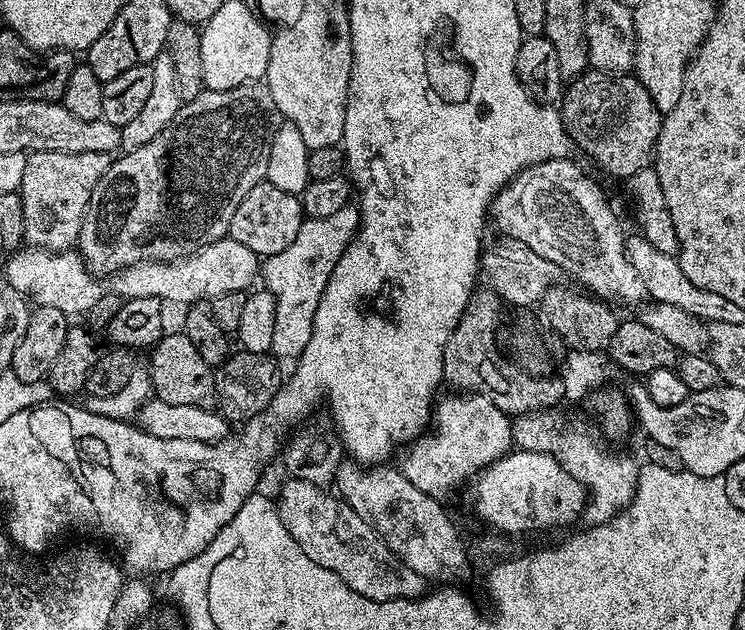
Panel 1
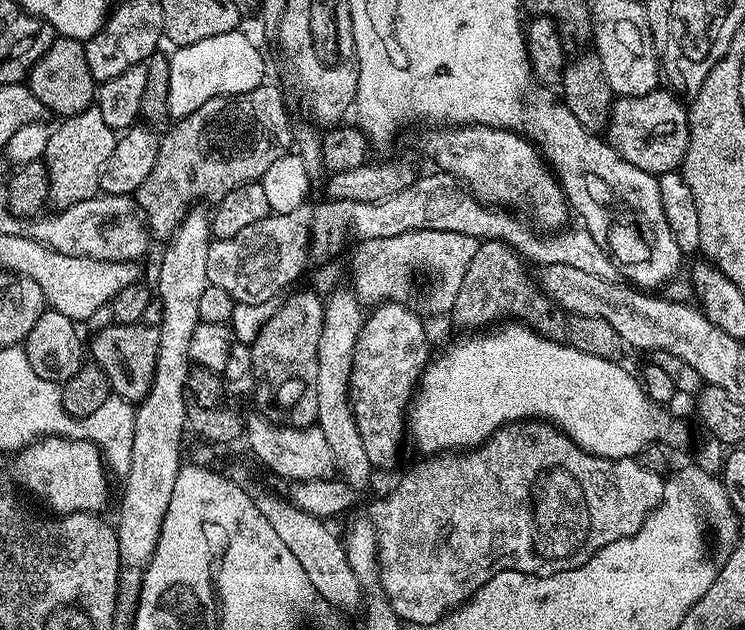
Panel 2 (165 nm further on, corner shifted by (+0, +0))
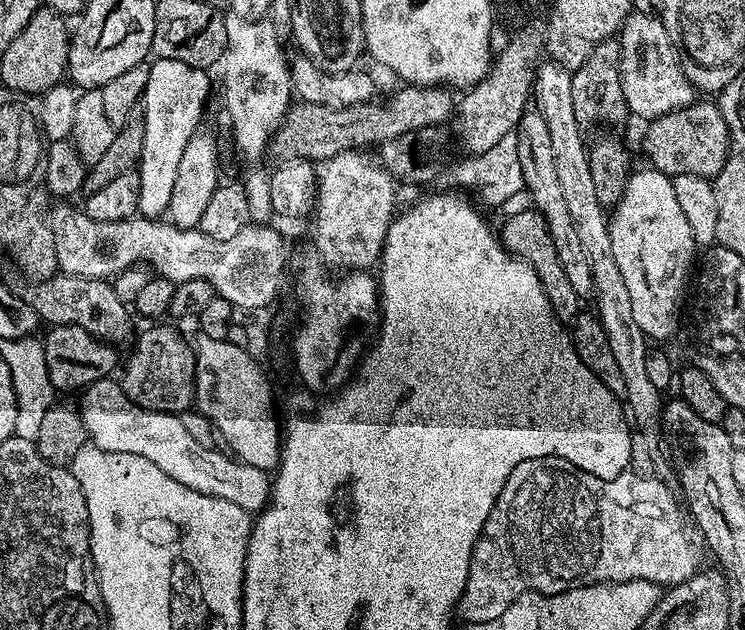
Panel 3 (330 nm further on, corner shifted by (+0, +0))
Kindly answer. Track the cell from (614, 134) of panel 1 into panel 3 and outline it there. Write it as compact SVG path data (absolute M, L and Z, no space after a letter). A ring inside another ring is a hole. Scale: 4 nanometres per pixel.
M700 98L690 106L662 114L645 128L648 128L644 132L647 163L667 176L698 174L712 180L720 173L728 157L728 127L711 99Z

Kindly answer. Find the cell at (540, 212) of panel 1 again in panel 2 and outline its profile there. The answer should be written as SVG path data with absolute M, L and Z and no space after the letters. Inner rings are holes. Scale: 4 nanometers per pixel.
M481 124L432 126L427 130L429 132L420 140L421 150L436 163L433 165L439 171L456 176L468 191L474 193L485 204L507 206L512 210L528 207L527 215L544 230L560 230L569 223L567 220L568 216L570 217L570 205L563 188L560 187L552 170L541 158L532 141L525 140L520 133L507 132L505 128L490 128Z

